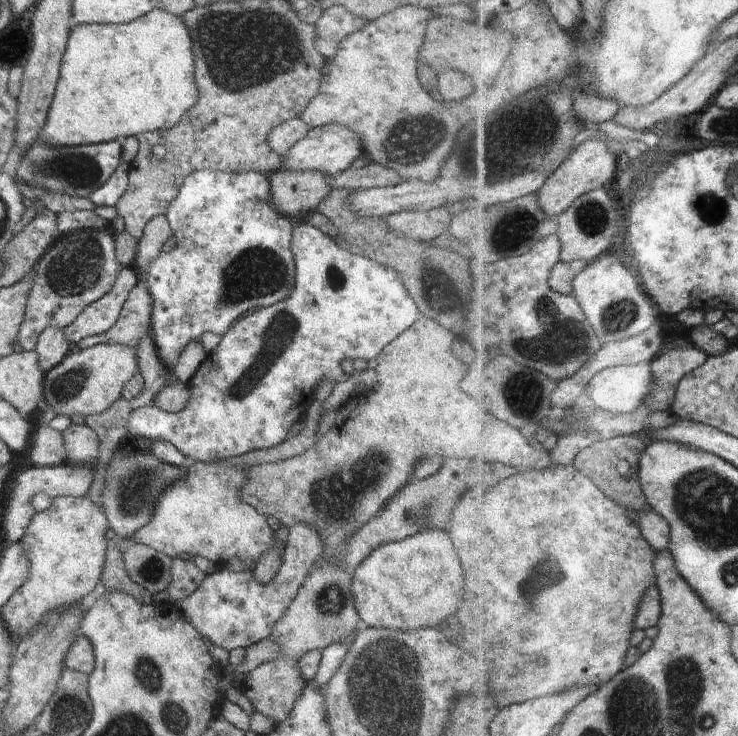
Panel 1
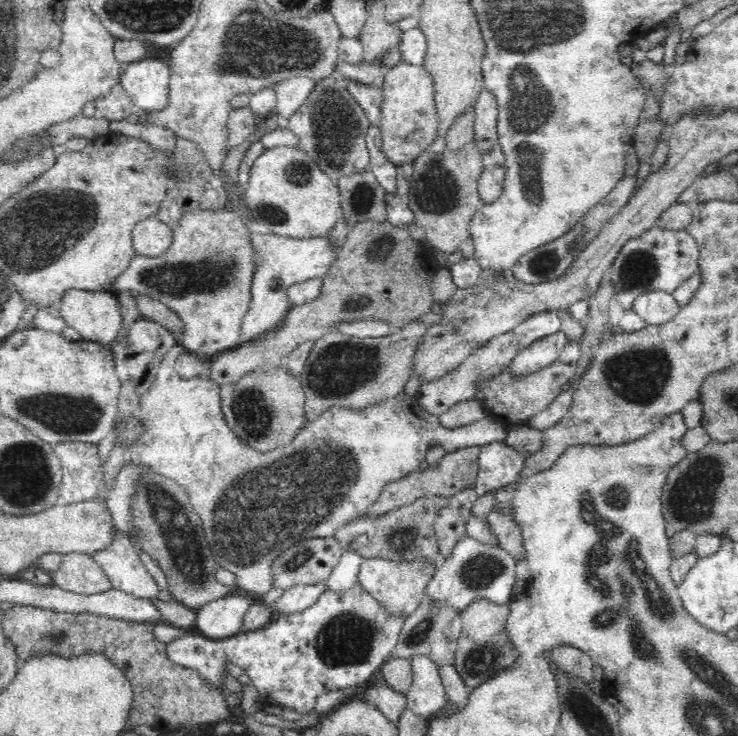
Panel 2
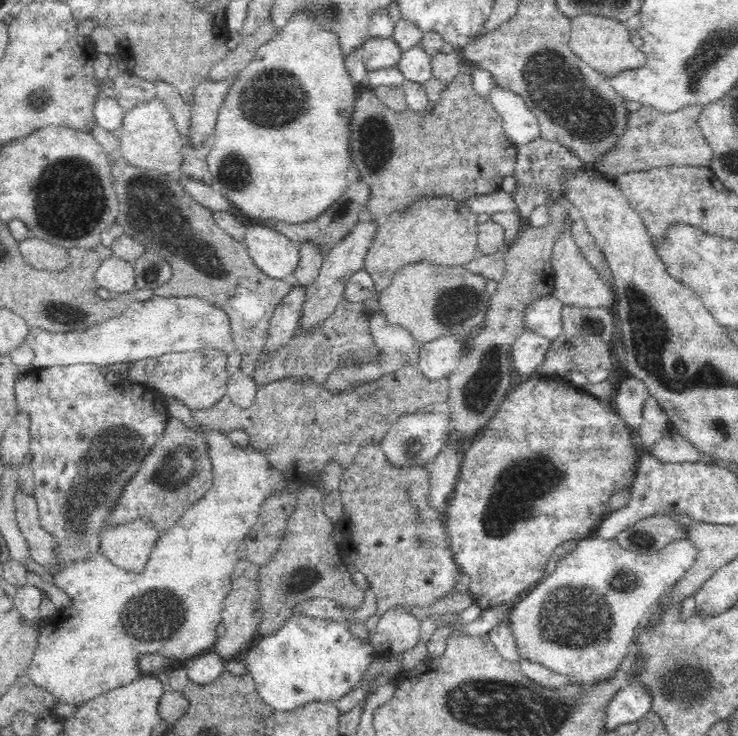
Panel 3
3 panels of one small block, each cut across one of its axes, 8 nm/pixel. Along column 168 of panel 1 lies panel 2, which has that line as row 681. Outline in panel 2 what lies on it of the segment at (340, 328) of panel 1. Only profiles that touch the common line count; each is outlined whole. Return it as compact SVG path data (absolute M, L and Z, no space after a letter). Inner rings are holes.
M414 655L410 659L413 680L407 694L407 708L418 716L430 719L450 705L442 677L438 665L430 657Z

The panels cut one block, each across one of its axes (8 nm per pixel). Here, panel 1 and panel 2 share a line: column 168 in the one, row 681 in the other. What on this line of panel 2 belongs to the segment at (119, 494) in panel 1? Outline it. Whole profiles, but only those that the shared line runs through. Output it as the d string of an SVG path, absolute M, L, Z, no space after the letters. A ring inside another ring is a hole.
M478 600L470 604L461 613L462 630L458 644L458 651L454 658L455 670L460 673L469 689L476 688L489 678L504 671L508 666L514 666L516 649L510 643L508 632L505 631L506 620L510 616L510 606L492 603L488 600Z

